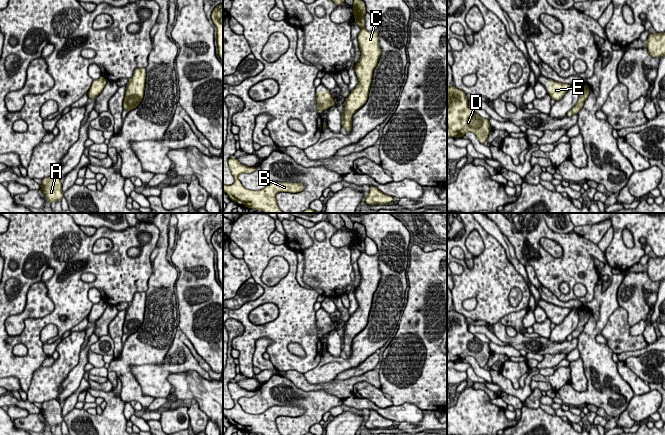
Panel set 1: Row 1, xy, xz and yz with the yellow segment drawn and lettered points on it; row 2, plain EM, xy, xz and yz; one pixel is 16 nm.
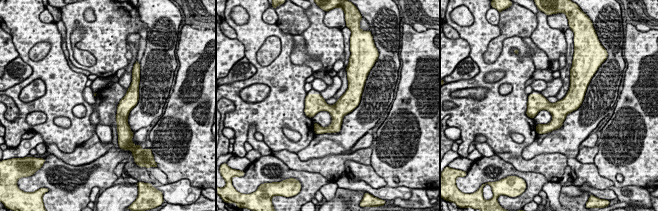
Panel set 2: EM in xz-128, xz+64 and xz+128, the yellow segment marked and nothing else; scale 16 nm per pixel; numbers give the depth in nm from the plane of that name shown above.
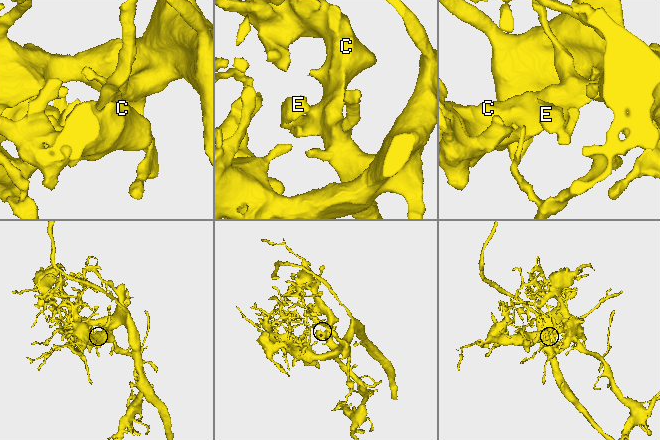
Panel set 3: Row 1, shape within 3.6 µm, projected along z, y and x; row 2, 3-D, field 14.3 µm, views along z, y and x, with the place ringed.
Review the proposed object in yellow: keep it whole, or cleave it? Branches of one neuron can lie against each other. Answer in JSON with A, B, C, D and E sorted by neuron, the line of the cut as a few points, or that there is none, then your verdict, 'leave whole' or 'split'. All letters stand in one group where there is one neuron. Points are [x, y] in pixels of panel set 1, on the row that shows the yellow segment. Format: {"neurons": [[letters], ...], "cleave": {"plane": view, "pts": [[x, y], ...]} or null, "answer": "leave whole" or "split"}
{"neurons": [["A", "B", "C", "D", "E"]], "cleave": null, "answer": "leave whole"}

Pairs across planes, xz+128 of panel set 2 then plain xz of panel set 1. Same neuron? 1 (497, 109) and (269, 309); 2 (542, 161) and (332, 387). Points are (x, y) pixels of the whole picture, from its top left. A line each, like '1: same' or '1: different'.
1: different
2: same

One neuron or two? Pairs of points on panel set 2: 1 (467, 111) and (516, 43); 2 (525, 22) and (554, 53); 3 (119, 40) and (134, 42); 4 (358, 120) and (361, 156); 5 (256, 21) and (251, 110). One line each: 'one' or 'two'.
1: one
2: two
3: two
4: two
5: one

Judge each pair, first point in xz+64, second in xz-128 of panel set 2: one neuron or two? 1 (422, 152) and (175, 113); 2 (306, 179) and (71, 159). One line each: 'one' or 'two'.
1: one
2: two

